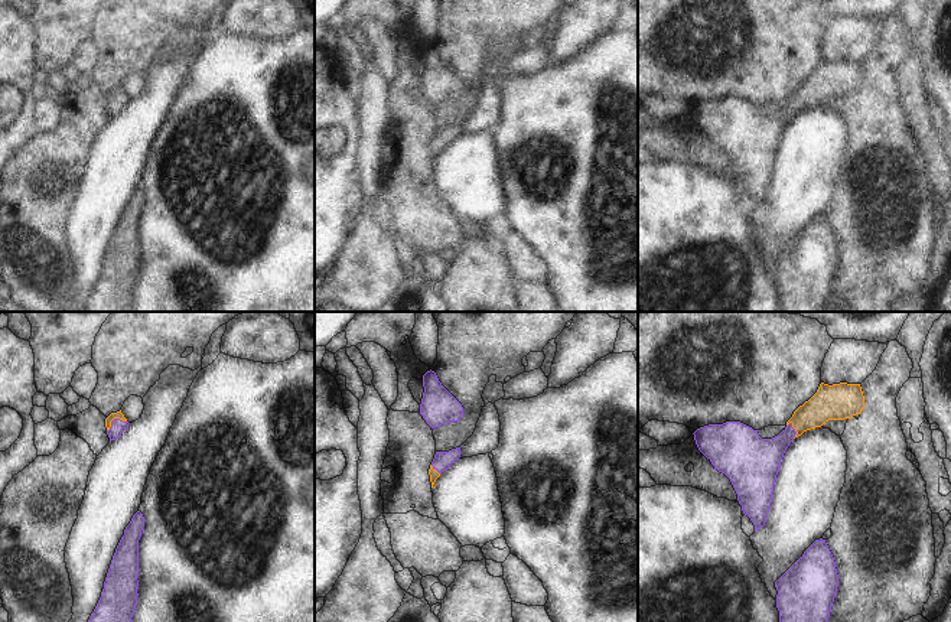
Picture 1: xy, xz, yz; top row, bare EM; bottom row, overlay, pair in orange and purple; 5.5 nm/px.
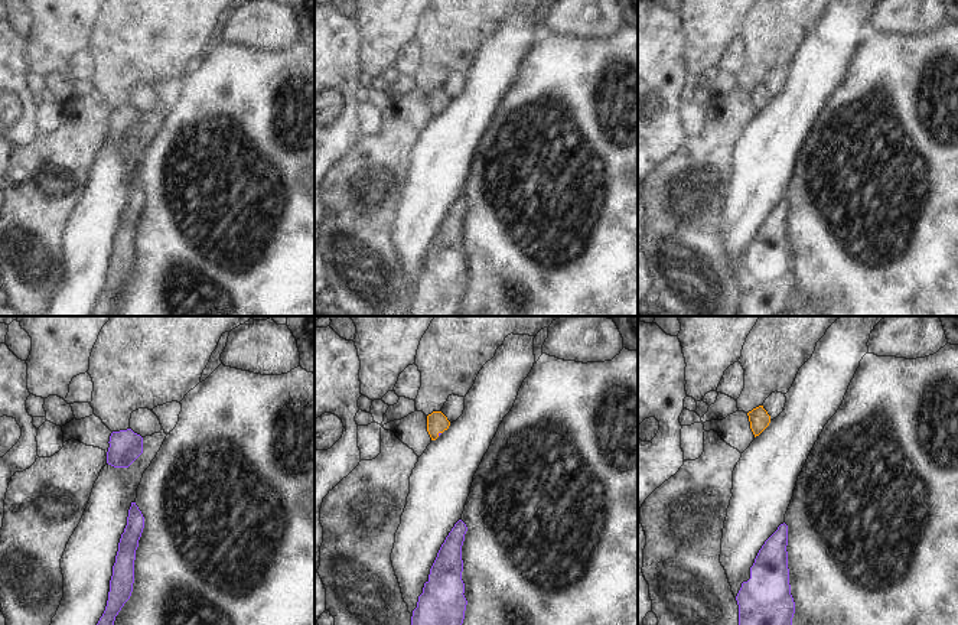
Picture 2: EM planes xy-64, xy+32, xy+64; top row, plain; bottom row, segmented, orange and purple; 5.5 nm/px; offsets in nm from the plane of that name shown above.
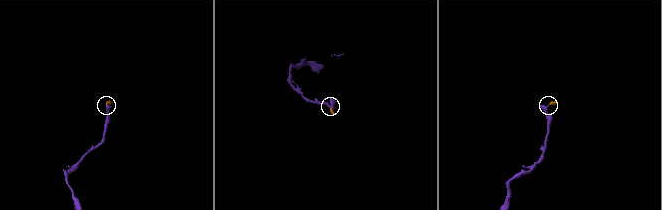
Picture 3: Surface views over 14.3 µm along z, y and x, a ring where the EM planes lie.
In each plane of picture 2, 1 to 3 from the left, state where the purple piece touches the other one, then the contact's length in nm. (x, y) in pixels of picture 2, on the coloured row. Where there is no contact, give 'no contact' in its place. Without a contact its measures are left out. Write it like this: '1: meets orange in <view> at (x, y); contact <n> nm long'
1: no contact
2: meets orange in xy+32 at (439, 432); contact 30 nm long
3: no contact

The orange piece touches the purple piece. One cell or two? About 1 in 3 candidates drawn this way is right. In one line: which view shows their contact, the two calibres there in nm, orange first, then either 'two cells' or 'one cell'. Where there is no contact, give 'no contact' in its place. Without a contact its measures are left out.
xy | 50/80 nm | one cell

